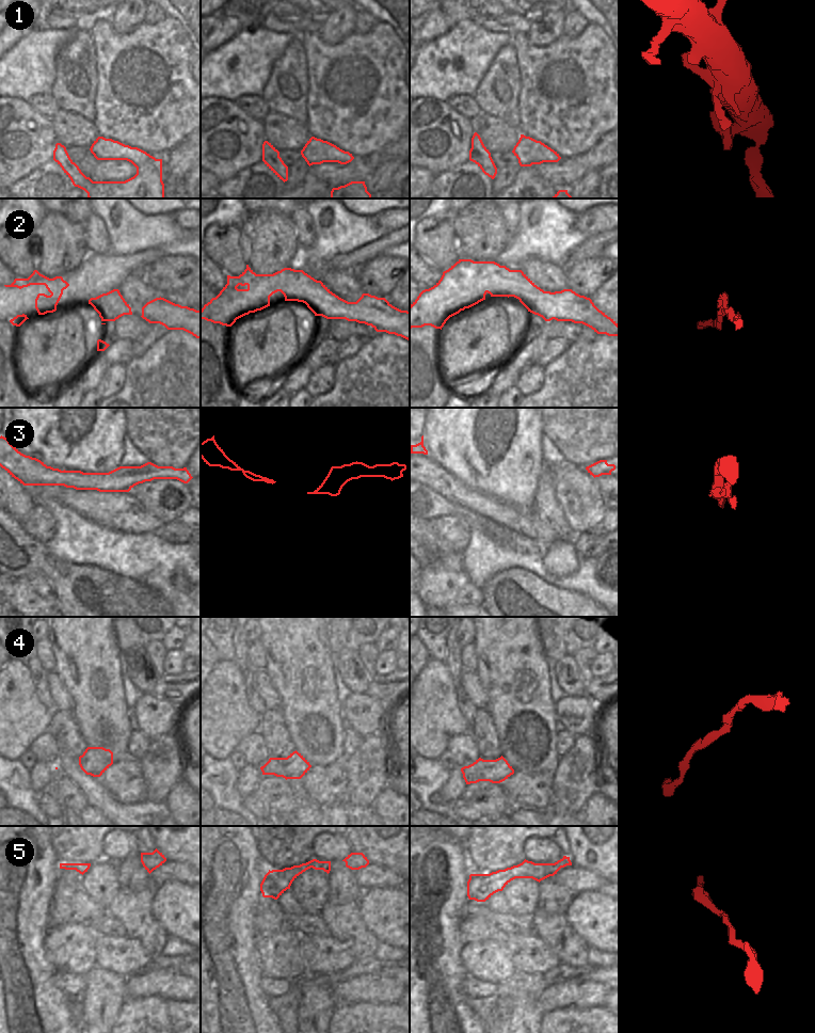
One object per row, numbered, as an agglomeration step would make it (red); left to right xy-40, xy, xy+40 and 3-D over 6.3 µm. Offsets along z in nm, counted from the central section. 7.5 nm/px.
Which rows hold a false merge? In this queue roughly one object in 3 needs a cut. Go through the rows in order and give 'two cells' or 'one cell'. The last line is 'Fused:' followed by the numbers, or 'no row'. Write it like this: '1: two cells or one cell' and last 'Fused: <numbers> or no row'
1: one cell
2: one cell
3: two cells
4: one cell
5: one cell
Fused: 3

